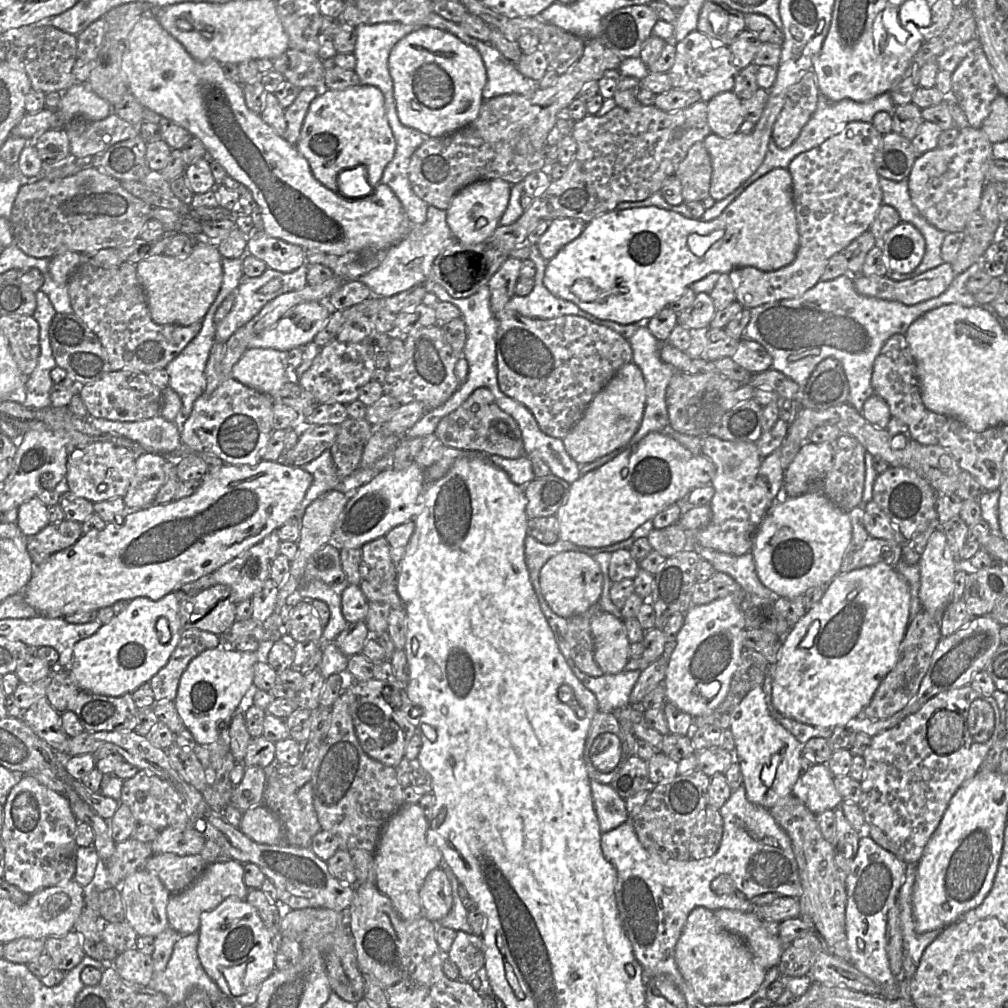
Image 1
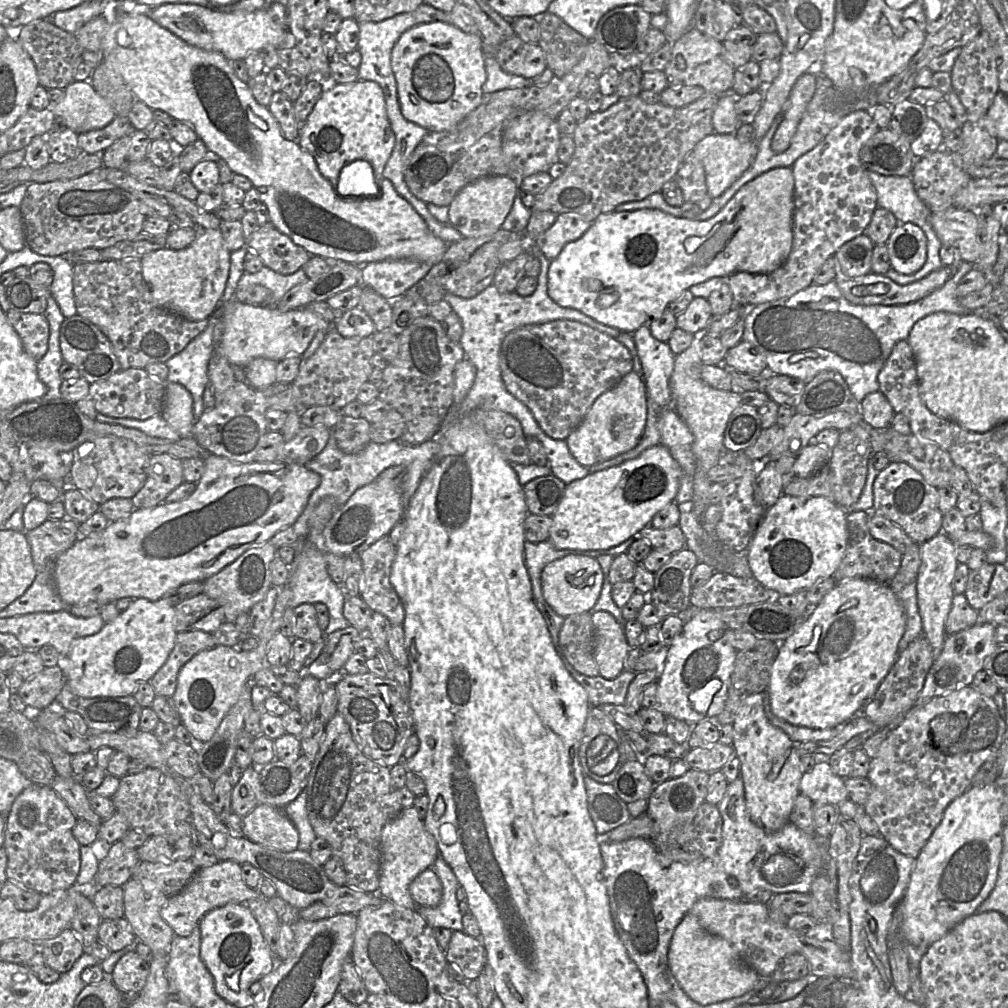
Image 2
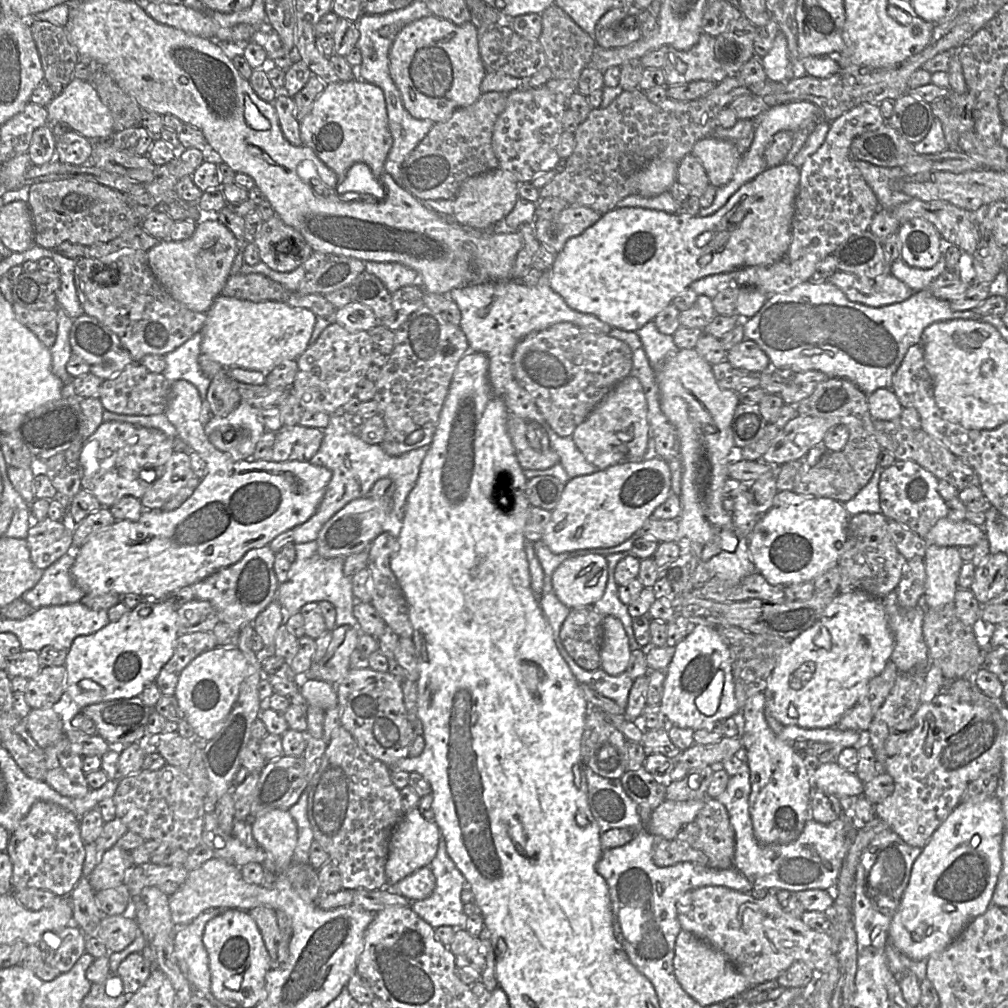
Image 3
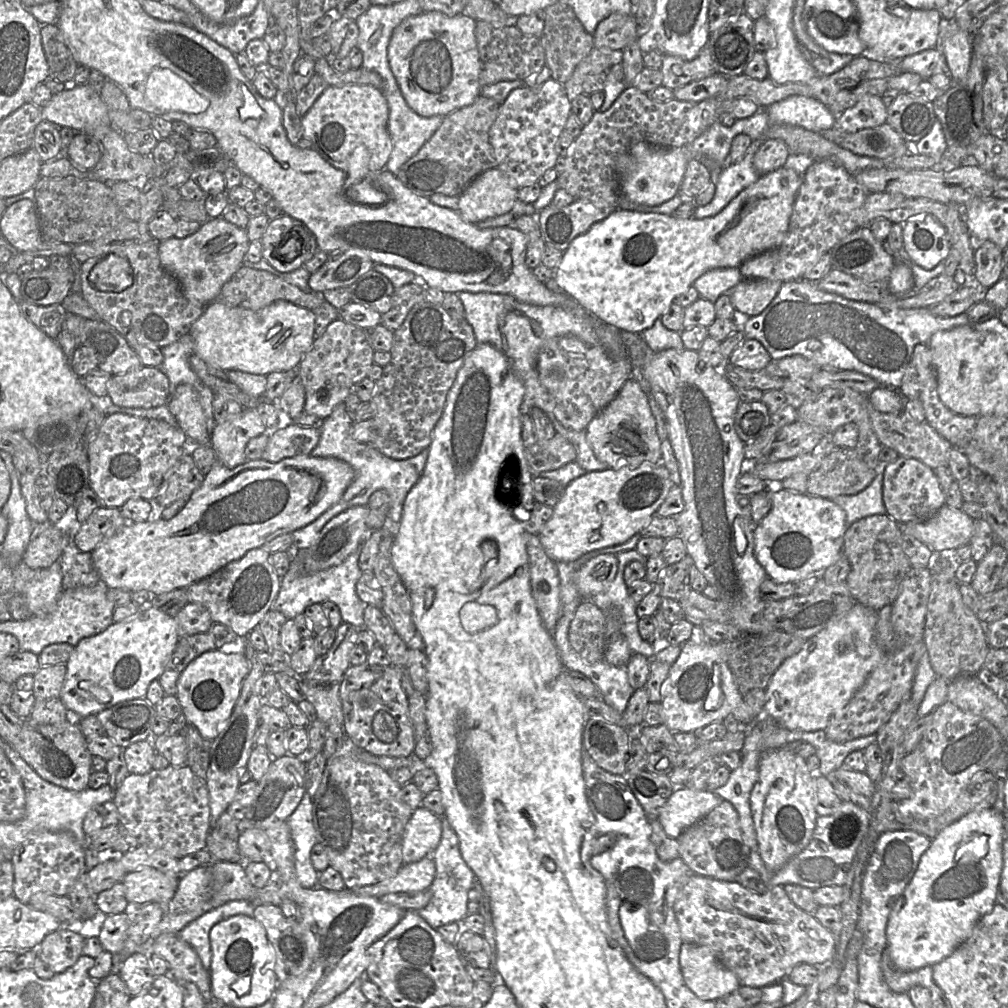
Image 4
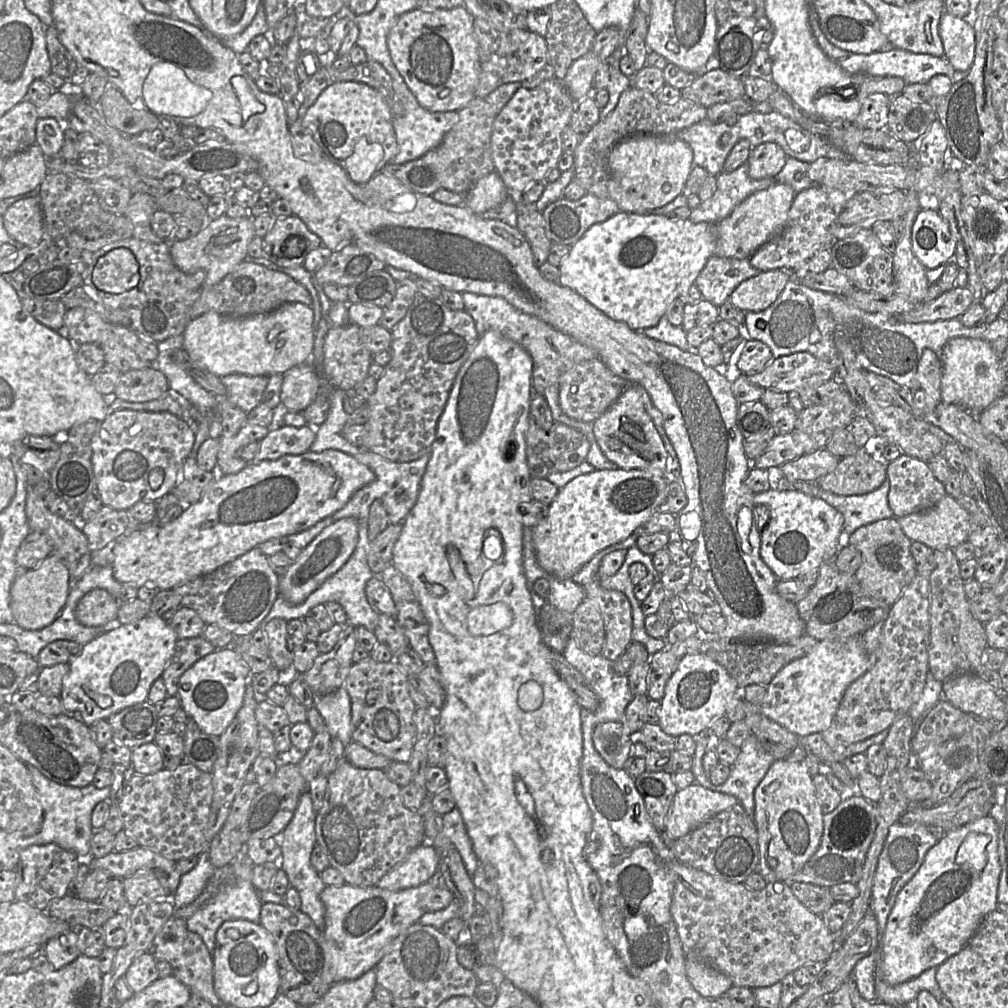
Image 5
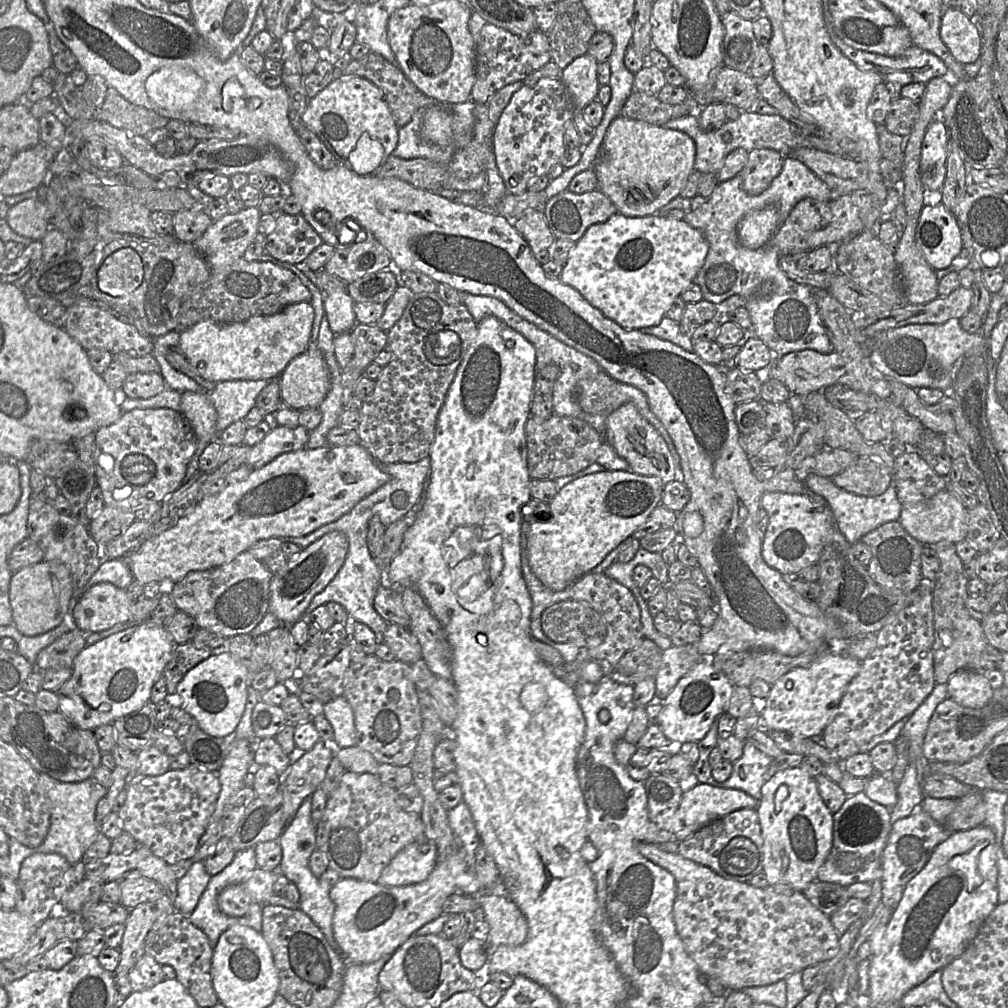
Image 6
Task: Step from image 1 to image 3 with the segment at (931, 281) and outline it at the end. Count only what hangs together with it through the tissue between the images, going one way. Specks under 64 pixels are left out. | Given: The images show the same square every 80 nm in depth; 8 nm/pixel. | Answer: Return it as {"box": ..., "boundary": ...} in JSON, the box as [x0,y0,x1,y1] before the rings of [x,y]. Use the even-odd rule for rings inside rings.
{"box":[828,270,915,307],"boundary":[[[837,270],[828,282],[838,287],[850,301],[870,307],[903,302],[915,293],[891,274],[866,278]]]}

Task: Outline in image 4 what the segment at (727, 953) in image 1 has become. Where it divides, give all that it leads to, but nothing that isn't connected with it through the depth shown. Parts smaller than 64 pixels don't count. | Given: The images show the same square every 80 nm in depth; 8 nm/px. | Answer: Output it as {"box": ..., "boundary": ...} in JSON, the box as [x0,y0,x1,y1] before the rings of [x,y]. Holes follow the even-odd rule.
{"box":[679,942,740,1001],"boundary":[[[683,942],[679,964],[687,987],[703,1001],[715,1001],[734,993],[740,982],[706,946]]]}

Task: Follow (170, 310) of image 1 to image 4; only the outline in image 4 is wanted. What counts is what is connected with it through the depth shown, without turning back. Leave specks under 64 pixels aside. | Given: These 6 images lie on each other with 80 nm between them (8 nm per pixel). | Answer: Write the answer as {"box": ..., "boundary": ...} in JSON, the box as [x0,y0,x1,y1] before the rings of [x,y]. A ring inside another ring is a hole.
{"box":[158,217,250,306],"boundary":[[[218,217],[209,219],[201,225],[196,233],[186,238],[172,237],[161,241],[158,253],[163,269],[179,281],[184,296],[193,304],[207,306],[217,299],[224,284],[243,265],[249,245],[250,240],[246,229],[236,226],[222,217]]]}

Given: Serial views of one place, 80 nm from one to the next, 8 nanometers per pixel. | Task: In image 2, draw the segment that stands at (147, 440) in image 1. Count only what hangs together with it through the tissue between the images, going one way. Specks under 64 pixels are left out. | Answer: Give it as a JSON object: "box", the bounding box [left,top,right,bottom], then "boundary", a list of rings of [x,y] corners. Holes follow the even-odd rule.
{"box":[96,414,182,441],"boundary":[[[97,414],[96,420],[101,423],[116,424],[123,427],[133,428],[143,433],[171,441],[180,440],[182,437],[164,420],[162,415],[156,415],[146,420],[132,418],[113,418],[103,414]]]}

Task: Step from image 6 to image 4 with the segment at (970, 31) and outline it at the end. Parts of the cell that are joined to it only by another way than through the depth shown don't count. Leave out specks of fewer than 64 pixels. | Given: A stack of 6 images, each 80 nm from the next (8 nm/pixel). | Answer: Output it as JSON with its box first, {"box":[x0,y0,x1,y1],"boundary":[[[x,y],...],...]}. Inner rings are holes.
{"box":[935,19,973,80],"boundary":[[[942,19],[939,40],[935,48],[944,53],[952,80],[963,80],[971,65],[973,35],[959,28],[954,19]]]}

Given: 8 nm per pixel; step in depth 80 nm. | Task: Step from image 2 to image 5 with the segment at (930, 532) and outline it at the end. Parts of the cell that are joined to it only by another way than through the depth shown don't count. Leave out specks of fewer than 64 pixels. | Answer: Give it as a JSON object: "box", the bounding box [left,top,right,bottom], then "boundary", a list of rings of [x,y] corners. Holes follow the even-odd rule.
{"box":[886,453,947,519],"boundary":[[[902,453],[897,459],[886,464],[886,471],[890,484],[888,505],[897,519],[932,508],[947,495],[944,484],[934,477],[928,462]]]}

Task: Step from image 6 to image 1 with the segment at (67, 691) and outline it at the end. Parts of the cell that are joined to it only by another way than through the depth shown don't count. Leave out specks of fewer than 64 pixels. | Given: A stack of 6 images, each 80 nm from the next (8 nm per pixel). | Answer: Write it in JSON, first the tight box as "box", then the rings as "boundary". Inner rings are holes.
{"box":[70,592,183,697],"boundary":[[[175,592],[157,601],[146,597],[132,599],[122,612],[97,632],[74,645],[70,674],[75,683],[92,694],[118,697],[149,682],[168,663],[181,640],[183,628],[179,607],[180,599]],[[164,626],[170,630],[167,643],[161,643],[159,639],[159,631]]]}

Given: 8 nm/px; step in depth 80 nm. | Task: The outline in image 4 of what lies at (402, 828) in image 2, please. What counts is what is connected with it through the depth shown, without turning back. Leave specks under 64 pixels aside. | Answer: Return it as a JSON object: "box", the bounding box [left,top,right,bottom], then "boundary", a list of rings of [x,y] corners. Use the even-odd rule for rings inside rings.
{"box":[402,807,442,865],"boundary":[[[423,807],[412,812],[402,836],[403,865],[433,854],[441,838],[442,817]]]}

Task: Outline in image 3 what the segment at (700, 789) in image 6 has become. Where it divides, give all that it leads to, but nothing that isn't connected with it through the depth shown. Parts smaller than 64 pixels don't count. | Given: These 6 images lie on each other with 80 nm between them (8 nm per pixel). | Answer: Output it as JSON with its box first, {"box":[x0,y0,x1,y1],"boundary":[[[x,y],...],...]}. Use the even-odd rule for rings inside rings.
{"box":[647,800,704,840],"boundary":[[[665,800],[652,810],[647,830],[653,836],[661,836],[667,840],[676,839],[678,833],[692,822],[704,805],[703,800],[672,801]]]}

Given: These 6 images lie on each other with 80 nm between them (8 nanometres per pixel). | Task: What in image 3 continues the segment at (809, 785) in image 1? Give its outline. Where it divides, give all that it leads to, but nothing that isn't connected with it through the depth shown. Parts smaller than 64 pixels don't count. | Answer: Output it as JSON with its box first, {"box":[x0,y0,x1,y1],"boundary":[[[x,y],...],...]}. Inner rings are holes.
{"box":[811,762,864,796],"boundary":[[[822,762],[811,774],[812,788],[841,796],[863,795],[864,782],[853,772],[849,772],[836,762]]]}

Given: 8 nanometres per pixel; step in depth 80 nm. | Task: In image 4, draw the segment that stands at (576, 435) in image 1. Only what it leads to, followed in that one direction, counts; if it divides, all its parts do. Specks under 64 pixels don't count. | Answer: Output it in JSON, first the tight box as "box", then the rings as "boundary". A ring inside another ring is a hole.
{"box":[584,378,662,468],"boundary":[[[633,378],[623,384],[614,399],[590,421],[584,432],[593,453],[608,468],[637,468],[642,464],[662,464],[655,420],[645,393]]]}

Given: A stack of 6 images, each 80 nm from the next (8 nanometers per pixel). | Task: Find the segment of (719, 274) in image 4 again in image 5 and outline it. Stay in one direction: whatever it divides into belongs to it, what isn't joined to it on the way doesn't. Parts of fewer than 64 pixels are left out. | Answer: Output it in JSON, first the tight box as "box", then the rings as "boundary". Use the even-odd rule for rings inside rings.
{"box":[695,256,760,307],"boundary":[[[712,256],[696,278],[695,285],[703,299],[719,307],[729,299],[742,281],[759,273],[760,271],[750,264],[749,258]]]}

